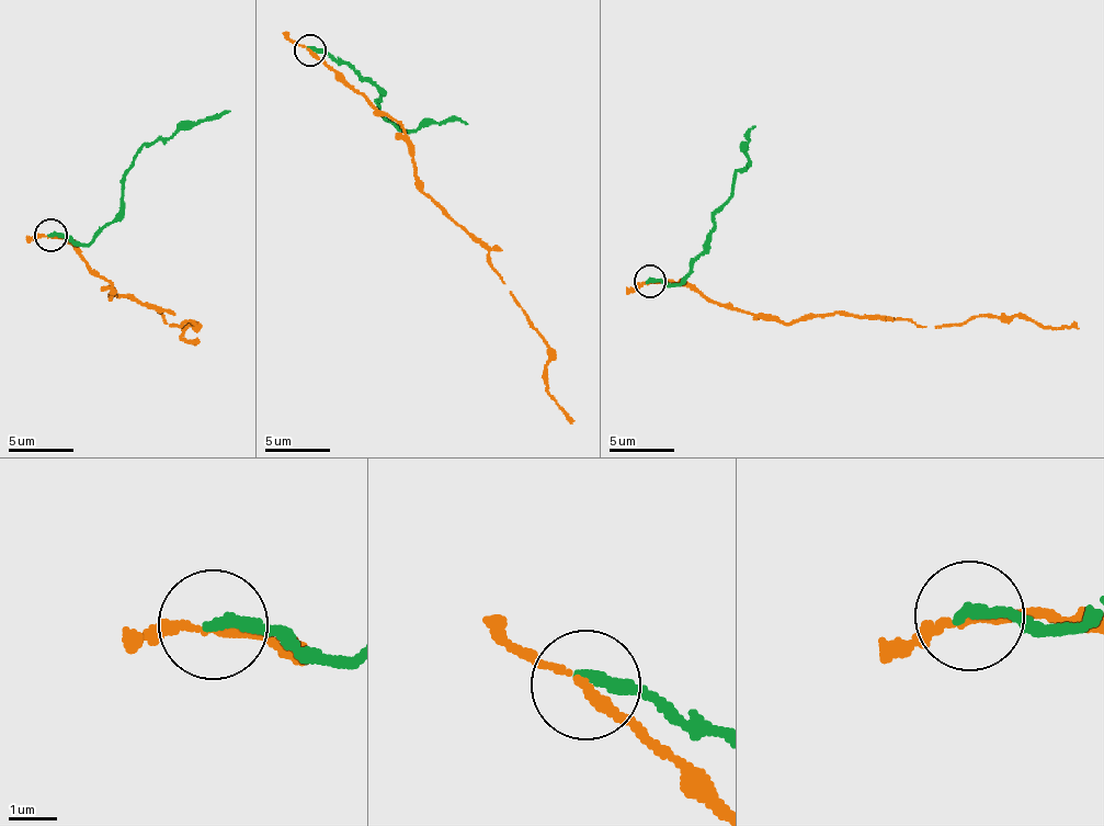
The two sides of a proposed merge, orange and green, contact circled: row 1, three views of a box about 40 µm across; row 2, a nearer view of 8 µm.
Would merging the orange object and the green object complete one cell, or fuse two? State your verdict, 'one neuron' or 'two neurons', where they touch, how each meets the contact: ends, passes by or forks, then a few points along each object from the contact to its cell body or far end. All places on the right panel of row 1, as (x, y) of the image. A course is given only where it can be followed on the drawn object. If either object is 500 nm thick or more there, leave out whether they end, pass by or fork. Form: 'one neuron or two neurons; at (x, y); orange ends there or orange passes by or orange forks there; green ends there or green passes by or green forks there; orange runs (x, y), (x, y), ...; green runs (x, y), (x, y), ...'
two neurons; at (650, 281); orange passes by; green ends there; orange runs (650, 282), (683, 280), (712, 301), (786, 324), (845, 312), (921, 327), (978, 315), (1076, 324); green runs (647, 282), (678, 284), (710, 242), (715, 210), (729, 196), (732, 176), (751, 162), (744, 151), (754, 127)

